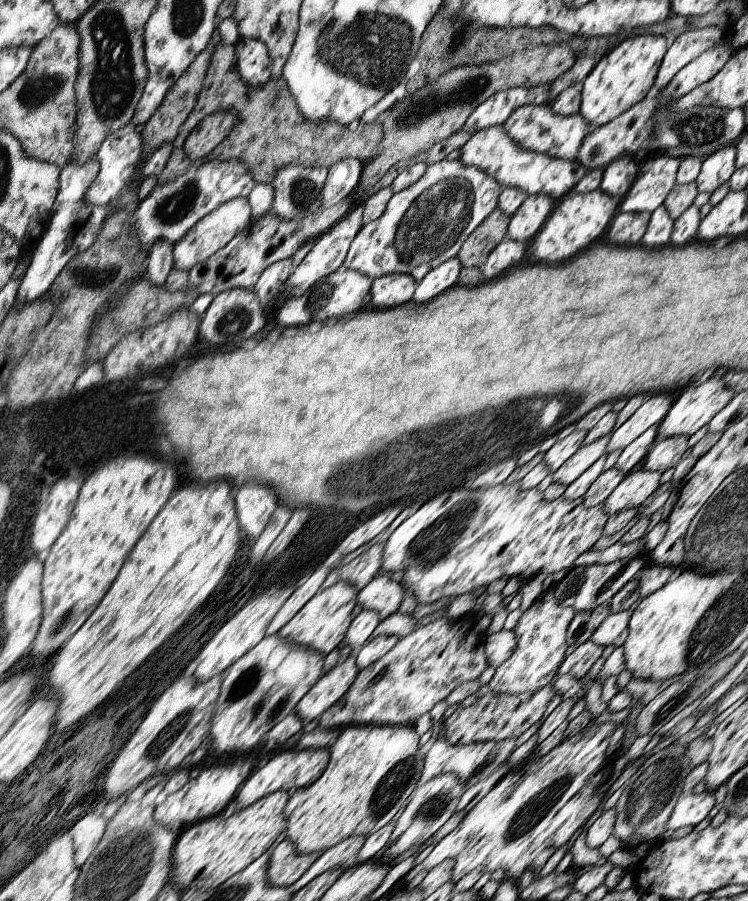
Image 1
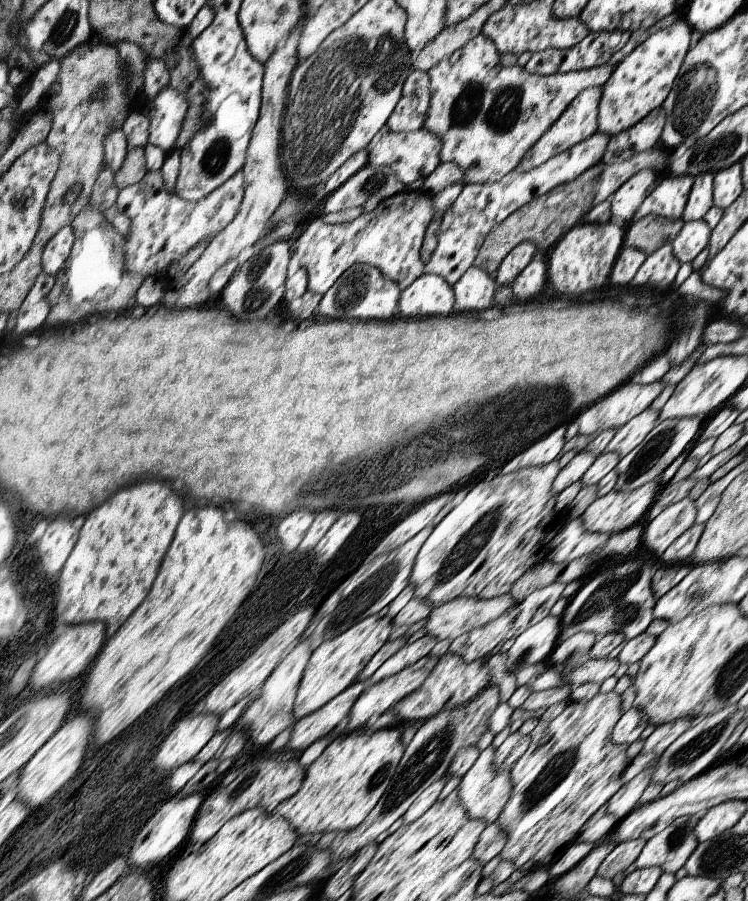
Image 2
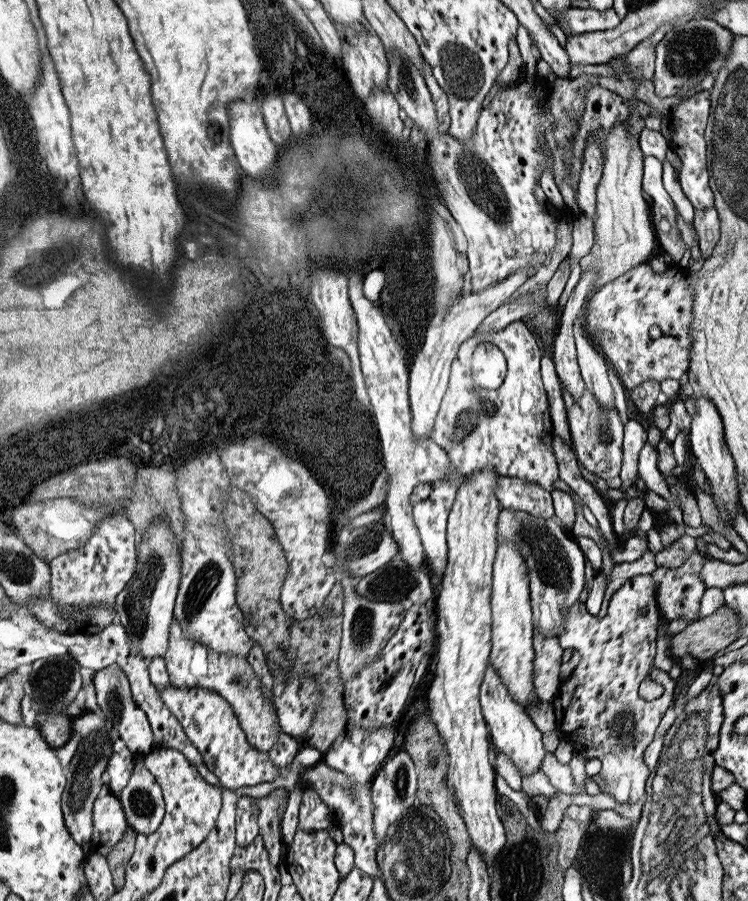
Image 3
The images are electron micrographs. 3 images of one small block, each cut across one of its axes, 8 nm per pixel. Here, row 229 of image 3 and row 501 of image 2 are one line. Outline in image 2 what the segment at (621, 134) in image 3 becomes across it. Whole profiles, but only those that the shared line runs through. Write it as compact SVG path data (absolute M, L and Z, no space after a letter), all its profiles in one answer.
M659 478L639 486L631 492L611 490L603 498L593 500L581 514L581 524L585 532L591 534L613 534L629 530L651 506Z

